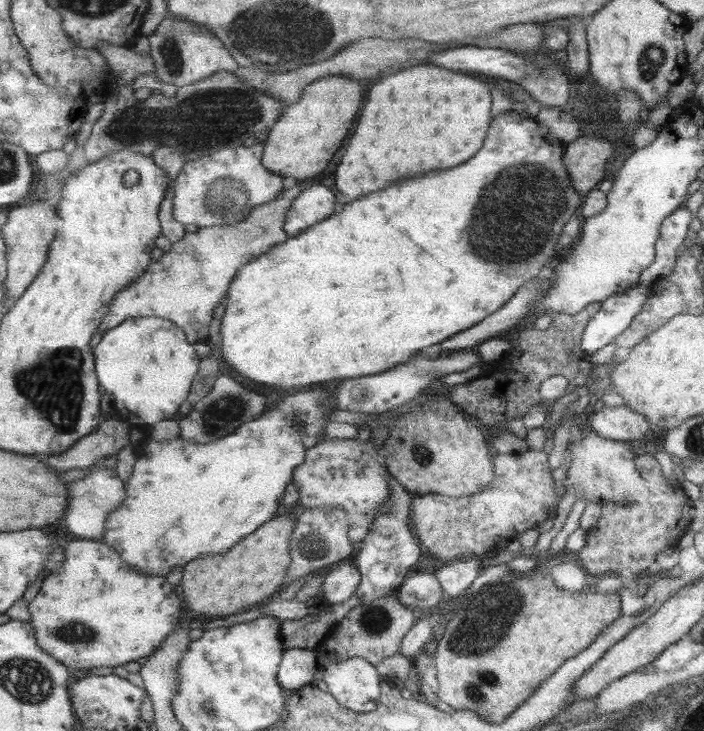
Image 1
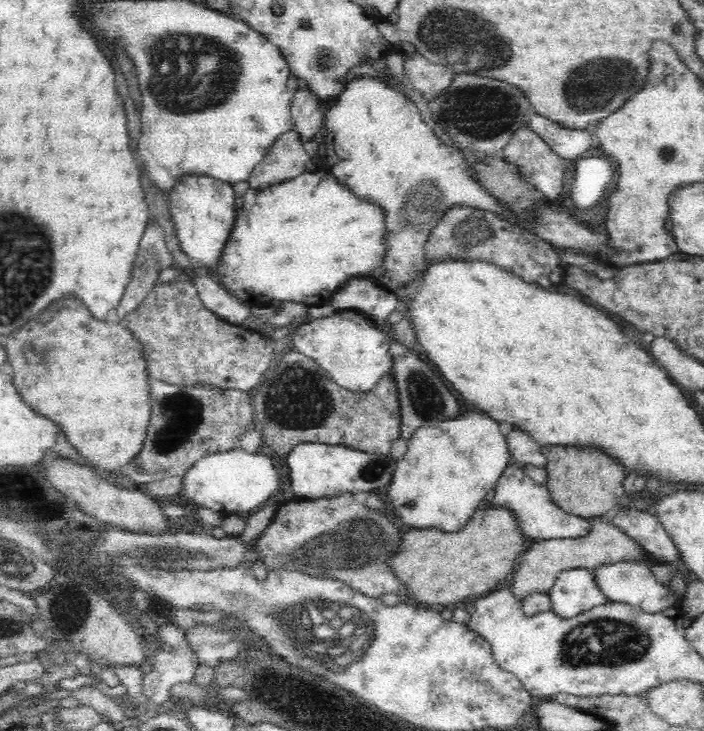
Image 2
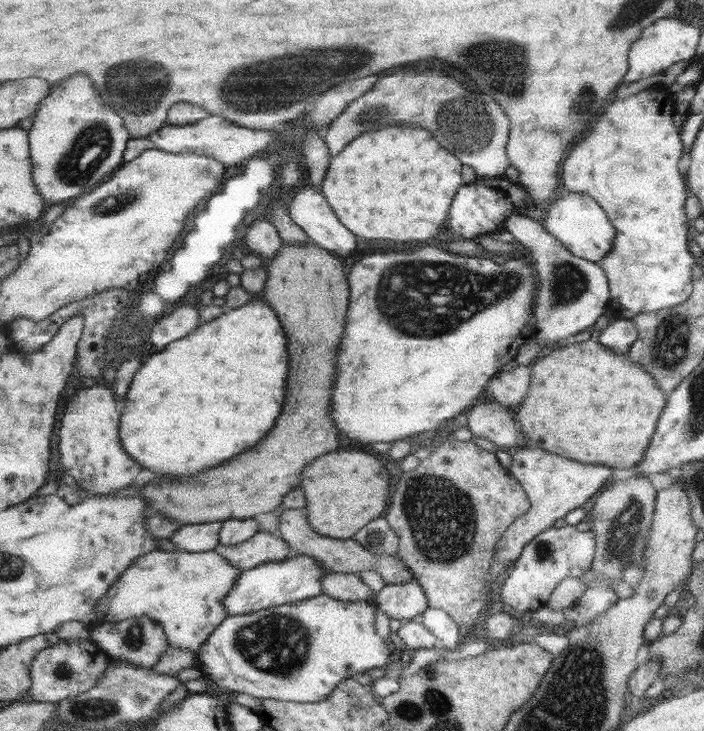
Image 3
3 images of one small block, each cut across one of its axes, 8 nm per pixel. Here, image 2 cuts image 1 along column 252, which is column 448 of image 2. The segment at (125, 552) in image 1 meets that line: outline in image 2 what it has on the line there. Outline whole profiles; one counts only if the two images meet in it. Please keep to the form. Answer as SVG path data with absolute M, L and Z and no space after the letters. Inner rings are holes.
M470 410L438 425L418 428L408 441L408 452L397 461L393 482L380 491L386 503L383 511L398 517L402 526L458 532L511 463L507 436L500 432L498 421L484 412Z

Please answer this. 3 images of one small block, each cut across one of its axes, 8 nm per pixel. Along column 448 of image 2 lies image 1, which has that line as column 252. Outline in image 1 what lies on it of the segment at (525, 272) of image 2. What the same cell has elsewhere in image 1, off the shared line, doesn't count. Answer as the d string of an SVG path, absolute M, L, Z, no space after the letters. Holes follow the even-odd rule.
M298 182L291 188L282 189L272 201L255 206L242 222L199 227L196 232L187 232L180 241L172 243L170 251L164 252L160 260L152 259L142 276L115 294L97 332L113 329L127 318L158 317L170 320L182 329L191 345L208 342L212 311L227 296L237 270L289 238L283 227L286 213L305 187L305 182Z

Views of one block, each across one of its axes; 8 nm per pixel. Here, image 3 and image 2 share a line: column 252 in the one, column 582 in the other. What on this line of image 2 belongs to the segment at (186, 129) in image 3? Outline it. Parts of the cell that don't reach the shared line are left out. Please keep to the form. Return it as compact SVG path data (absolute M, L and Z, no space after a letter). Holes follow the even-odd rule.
M531 110L527 116L527 126L547 142L553 151L564 158L581 157L592 148L592 136L586 129L576 130L562 126L536 111Z

